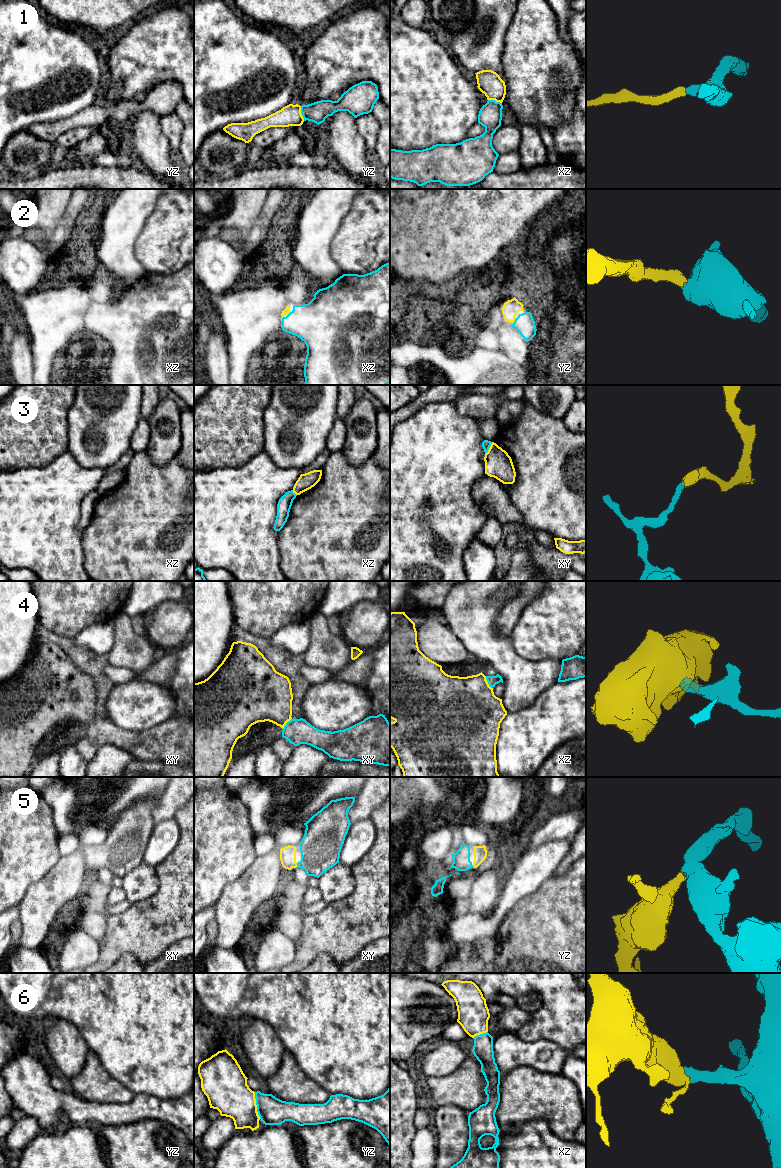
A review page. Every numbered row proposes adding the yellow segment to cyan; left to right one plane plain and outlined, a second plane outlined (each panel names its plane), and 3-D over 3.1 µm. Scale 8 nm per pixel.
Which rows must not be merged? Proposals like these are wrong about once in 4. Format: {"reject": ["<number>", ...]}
{"reject": ["3"]}

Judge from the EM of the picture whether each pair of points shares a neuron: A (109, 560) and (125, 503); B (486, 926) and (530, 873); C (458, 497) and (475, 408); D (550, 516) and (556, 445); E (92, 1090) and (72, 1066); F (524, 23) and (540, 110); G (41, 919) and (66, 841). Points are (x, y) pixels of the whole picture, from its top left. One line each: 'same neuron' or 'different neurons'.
A: same neuron
B: same neuron
C: different neurons
D: same neuron
E: different neurons
F: same neuron
G: different neurons

